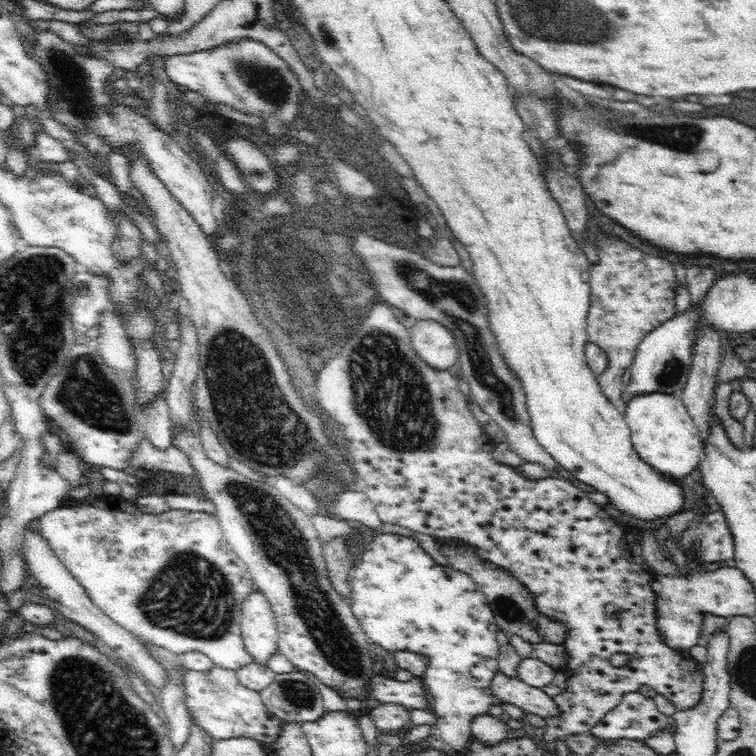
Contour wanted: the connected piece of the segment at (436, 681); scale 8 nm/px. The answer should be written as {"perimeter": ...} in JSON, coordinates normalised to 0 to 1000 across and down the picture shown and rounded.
{"perimeter":[[[503,706],[481,728],[471,751],[463,755],[466,812],[476,831],[492,849],[503,852],[516,862],[538,860],[557,866],[567,876],[561,889],[563,913],[574,921],[574,944],[579,944],[579,963],[587,979],[606,995],[612,996],[623,983],[624,950],[643,946],[655,931],[651,914],[653,892],[659,885],[660,854],[659,827],[643,788],[632,782],[622,762],[598,754],[594,749],[579,749],[558,726],[556,718],[526,706]]]}

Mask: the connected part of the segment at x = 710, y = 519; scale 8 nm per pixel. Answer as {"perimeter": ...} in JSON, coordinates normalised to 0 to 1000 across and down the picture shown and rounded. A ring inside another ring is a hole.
{"perimeter":[[[952,676],[937,677],[931,683],[925,683],[921,690],[914,692],[913,701],[902,712],[905,728],[913,722],[921,722],[926,728],[927,735],[919,737],[922,741],[934,745],[947,745],[968,741],[968,709],[963,709],[963,698],[958,698],[958,683],[952,683]]]}

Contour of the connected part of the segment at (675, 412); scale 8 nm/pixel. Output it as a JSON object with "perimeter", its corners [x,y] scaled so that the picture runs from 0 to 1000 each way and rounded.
{"perimeter":[[[874,519],[839,522],[829,529],[824,548],[836,591],[862,620],[890,631],[910,630],[915,622],[921,622],[929,593],[926,570],[897,522]]]}

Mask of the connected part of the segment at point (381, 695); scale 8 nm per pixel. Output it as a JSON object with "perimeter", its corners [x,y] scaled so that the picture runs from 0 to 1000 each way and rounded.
{"perimeter":[[[497,892],[491,897],[489,911],[492,926],[533,931],[544,939],[567,939],[566,922],[553,894],[544,901],[526,901]]]}

